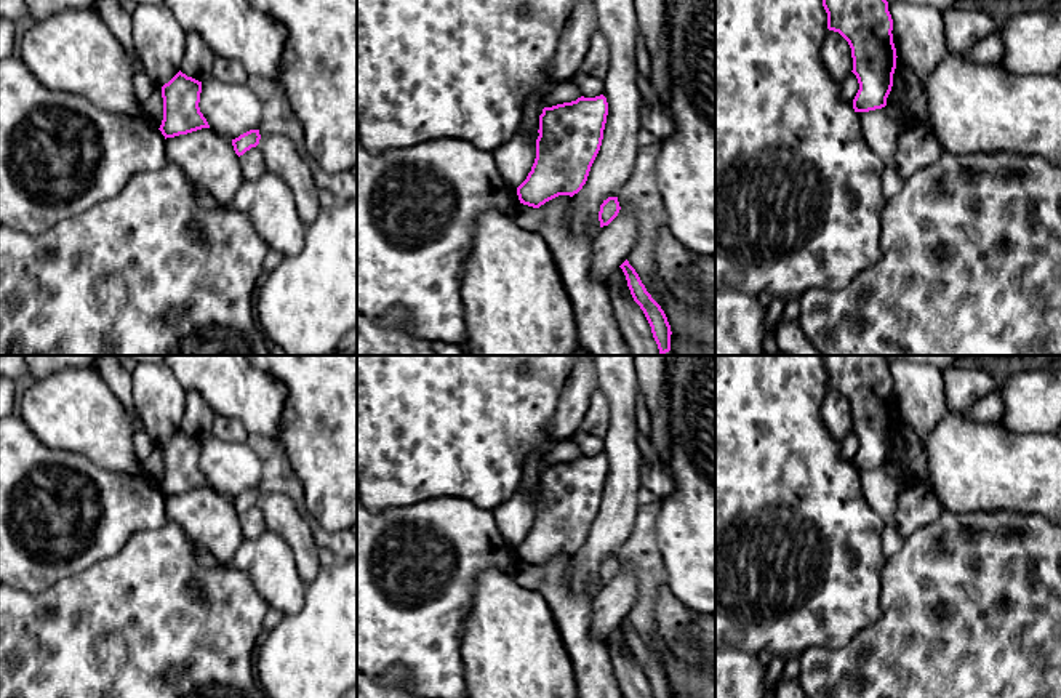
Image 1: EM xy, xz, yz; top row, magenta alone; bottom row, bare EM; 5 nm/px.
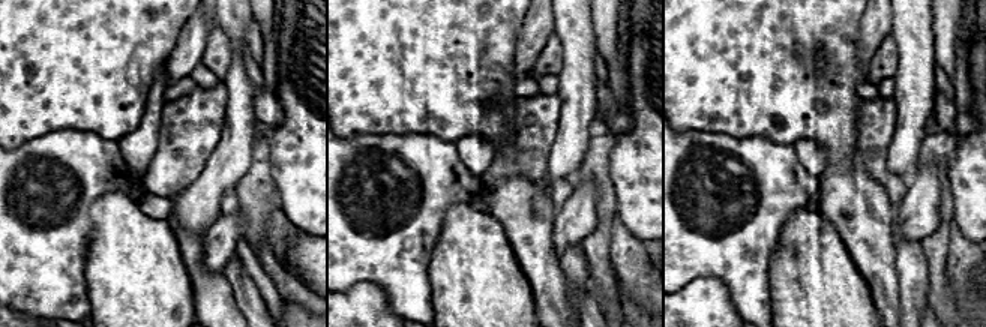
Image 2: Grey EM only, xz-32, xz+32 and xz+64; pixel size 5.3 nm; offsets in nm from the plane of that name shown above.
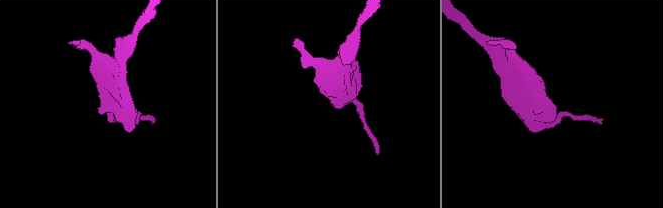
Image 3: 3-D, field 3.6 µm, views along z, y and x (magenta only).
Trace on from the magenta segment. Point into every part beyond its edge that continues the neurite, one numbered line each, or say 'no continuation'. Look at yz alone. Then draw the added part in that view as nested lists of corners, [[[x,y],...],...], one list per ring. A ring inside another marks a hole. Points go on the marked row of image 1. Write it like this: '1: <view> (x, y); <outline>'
no continuation

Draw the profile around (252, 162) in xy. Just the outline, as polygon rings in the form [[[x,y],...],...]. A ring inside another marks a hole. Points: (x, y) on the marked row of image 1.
[[[259,146],[251,147],[243,155],[240,155],[238,163],[245,181],[258,179],[267,171],[264,155]]]

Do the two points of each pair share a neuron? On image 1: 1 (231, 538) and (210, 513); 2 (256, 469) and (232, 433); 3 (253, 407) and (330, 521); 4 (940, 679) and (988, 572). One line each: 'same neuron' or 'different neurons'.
1: same neuron
2: different neurons
3: different neurons
4: same neuron

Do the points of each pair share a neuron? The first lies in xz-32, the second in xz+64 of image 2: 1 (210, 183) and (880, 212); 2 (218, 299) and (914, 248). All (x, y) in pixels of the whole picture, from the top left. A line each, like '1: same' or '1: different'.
1: different
2: different

